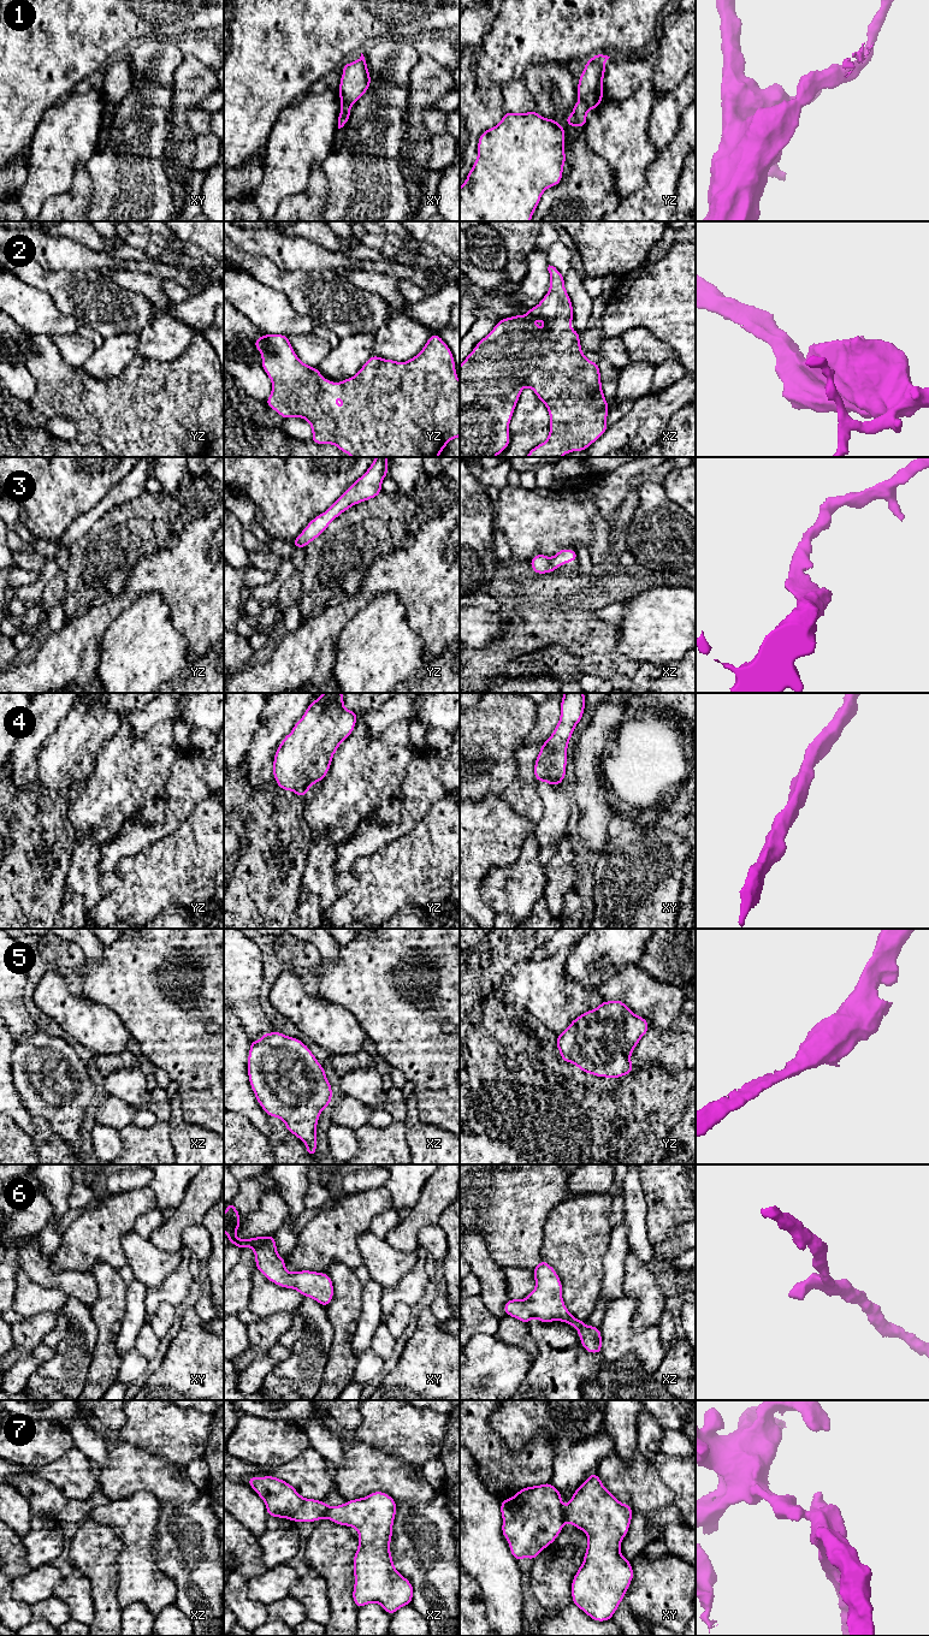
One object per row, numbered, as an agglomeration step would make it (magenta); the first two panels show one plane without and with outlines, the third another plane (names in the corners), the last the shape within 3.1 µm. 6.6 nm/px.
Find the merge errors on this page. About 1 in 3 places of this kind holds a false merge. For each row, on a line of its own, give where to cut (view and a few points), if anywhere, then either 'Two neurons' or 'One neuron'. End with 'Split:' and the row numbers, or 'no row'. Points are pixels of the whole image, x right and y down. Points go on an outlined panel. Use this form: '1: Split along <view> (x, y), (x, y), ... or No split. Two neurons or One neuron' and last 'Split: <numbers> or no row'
1: Split along yz (579, 99), (589, 108). Two neurons
2: No split. One neuron
3: No split. One neuron
4: No split. One neuron
5: No split. One neuron
6: No split. One neuron
7: Split along xy (562, 1506), (564, 1521). Two neurons
Split: 1, 7

